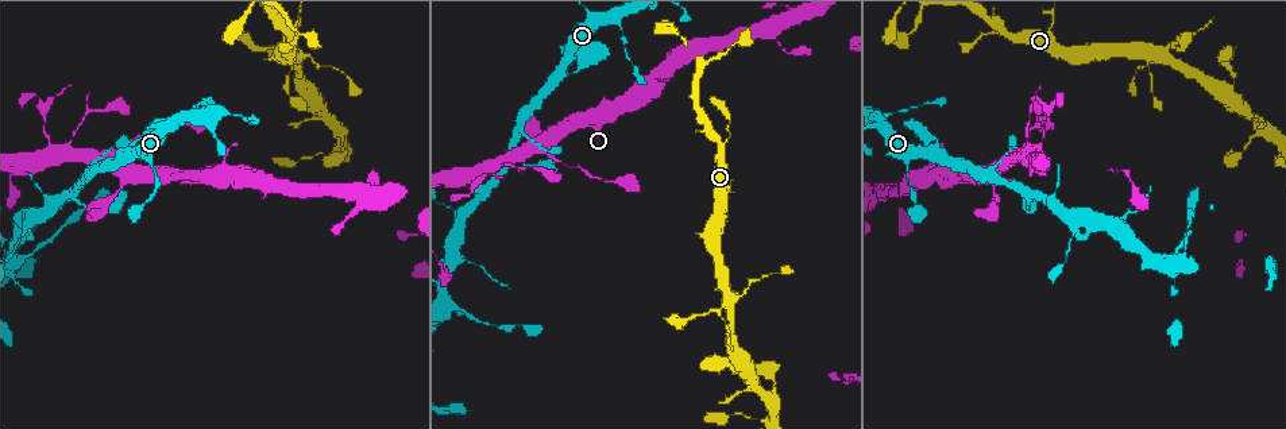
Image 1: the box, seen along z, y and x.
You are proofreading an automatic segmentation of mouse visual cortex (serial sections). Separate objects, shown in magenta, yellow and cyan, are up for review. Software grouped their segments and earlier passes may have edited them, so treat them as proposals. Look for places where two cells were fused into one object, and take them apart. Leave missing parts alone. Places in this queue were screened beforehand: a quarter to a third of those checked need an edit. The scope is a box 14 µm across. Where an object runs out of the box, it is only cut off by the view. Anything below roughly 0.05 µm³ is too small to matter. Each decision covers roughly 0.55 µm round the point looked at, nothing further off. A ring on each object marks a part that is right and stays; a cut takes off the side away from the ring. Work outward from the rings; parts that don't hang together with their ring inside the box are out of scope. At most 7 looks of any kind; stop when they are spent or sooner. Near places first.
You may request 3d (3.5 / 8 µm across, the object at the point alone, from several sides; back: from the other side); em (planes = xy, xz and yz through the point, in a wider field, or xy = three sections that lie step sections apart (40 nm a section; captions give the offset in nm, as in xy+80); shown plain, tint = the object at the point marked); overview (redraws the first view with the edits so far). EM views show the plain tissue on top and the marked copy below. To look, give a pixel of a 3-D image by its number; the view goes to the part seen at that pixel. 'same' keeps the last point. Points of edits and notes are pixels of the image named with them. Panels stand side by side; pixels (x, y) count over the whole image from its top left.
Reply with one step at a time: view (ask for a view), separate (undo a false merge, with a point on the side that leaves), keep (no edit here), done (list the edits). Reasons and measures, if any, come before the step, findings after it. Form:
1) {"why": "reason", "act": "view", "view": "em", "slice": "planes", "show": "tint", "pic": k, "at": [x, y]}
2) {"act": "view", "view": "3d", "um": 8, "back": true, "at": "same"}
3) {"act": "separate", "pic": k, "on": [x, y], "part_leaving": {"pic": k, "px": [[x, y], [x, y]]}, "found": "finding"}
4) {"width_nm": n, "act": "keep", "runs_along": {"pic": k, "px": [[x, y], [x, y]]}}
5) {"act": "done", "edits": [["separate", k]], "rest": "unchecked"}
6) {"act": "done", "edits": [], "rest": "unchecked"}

{"why": "a fork", "act": "view", "view": "3d", "um": 3.5, "pic": 1, "at": [1008, 32]}

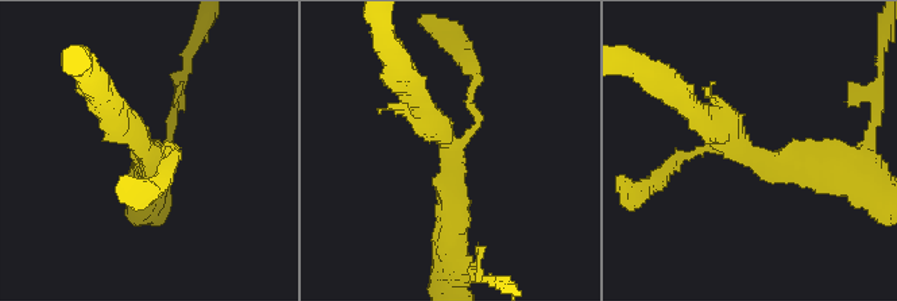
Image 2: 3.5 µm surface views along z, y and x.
{"arms": 3, "arm_widths_nm": [100, 300, 400], "why": "shape alone is not enough", "act": "view", "view": "em", "slice": "xy", "step": 5, "show": "tint", "pic": 2, "at": [151, 153]}

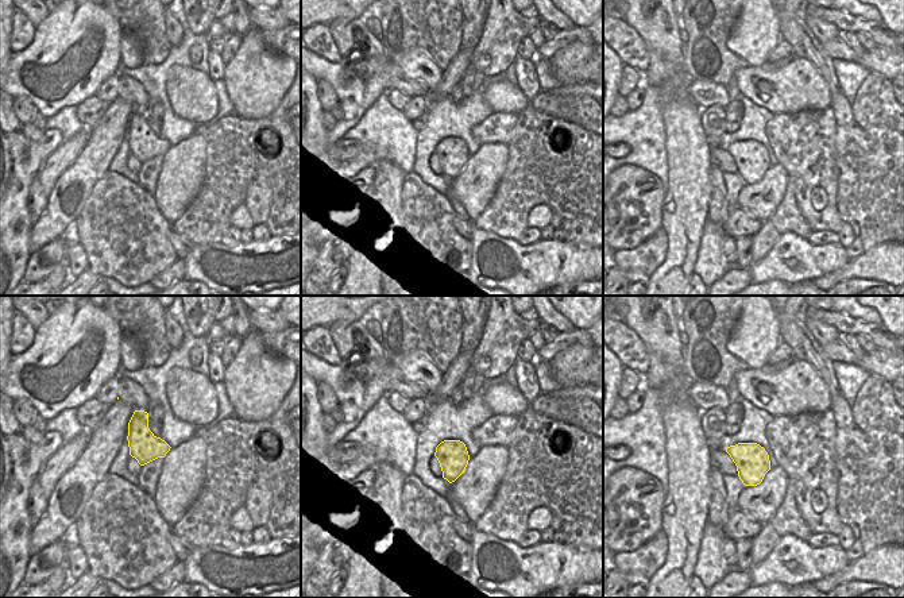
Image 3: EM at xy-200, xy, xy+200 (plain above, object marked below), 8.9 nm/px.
{"act": "view", "view": "em", "slice": "xy", "step": 3, "show": "tint", "at": "same"}

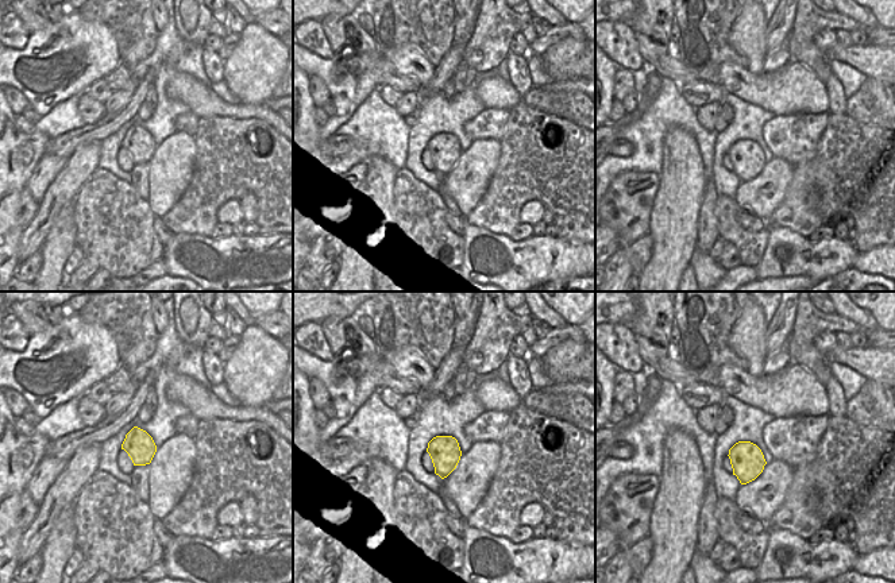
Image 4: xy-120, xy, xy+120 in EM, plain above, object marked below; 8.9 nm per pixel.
{"width_nm": 280, "act": "keep", "runs_along": {"pic": 2, "px": [[838, 172], [765, 163], [693, 110]]}, "found": "one cell here"}

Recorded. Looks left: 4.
{"why": "small branch off a trunk", "act": "view", "view": "3d", "um": 3.5, "pic": 1, "at": [730, 297]}

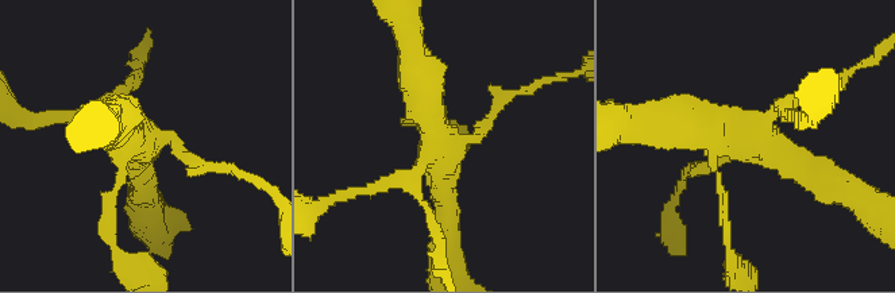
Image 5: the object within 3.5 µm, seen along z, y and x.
{"why": "now the EM", "act": "view", "view": "em", "slice": "xy", "step": 2, "show": "tint", "pic": 5, "at": [141, 142]}

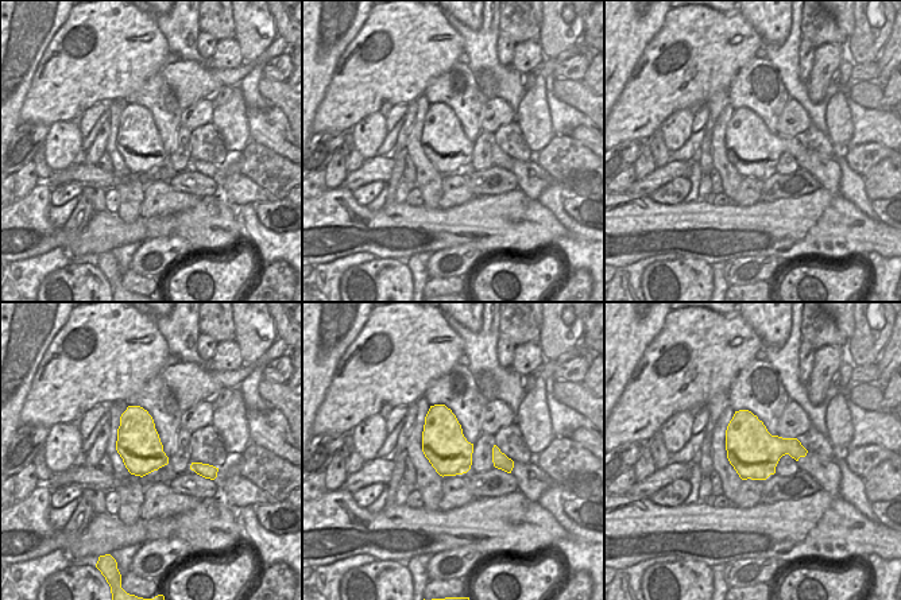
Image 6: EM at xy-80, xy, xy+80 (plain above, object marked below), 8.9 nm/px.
{"act": "view", "view": "em", "slice": "planes", "show": "tint", "at": "same"}

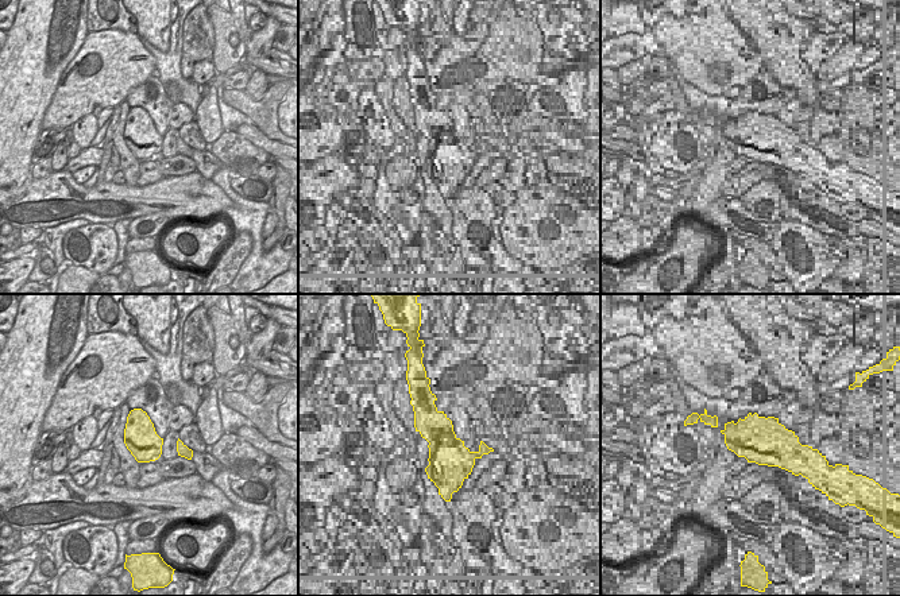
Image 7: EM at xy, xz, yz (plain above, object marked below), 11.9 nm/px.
{"act": "keep", "runs_along": {"pic": 5, "px": [[675, 120], [762, 141], [826, 182]]}, "found": "continuous, no second cell"}

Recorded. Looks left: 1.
{"act": "done", "edits": [], "rest": "unchecked"}

